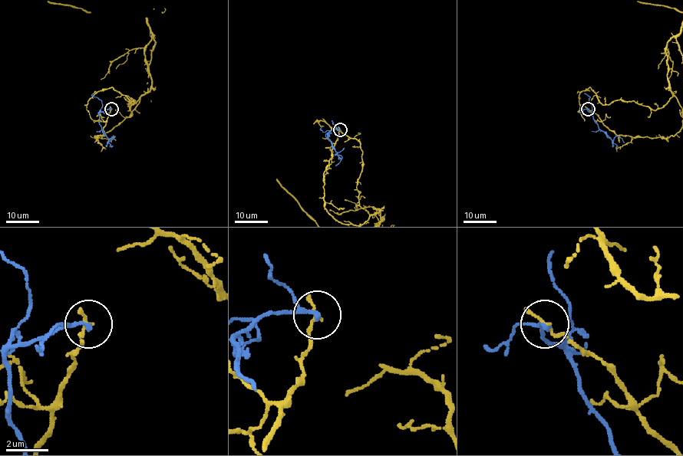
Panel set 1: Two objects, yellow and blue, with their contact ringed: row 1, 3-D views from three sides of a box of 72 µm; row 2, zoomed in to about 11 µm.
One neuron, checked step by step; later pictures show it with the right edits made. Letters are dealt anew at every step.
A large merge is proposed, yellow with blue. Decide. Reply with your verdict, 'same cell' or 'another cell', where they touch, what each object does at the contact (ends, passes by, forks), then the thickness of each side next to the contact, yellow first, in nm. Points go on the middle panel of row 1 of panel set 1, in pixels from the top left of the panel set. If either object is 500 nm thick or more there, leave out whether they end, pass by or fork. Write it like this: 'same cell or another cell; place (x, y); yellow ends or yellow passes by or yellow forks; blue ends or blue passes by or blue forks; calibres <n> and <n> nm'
another cell; place (340, 129); yellow passes by; blue passes by; calibres 110 and 170 nm

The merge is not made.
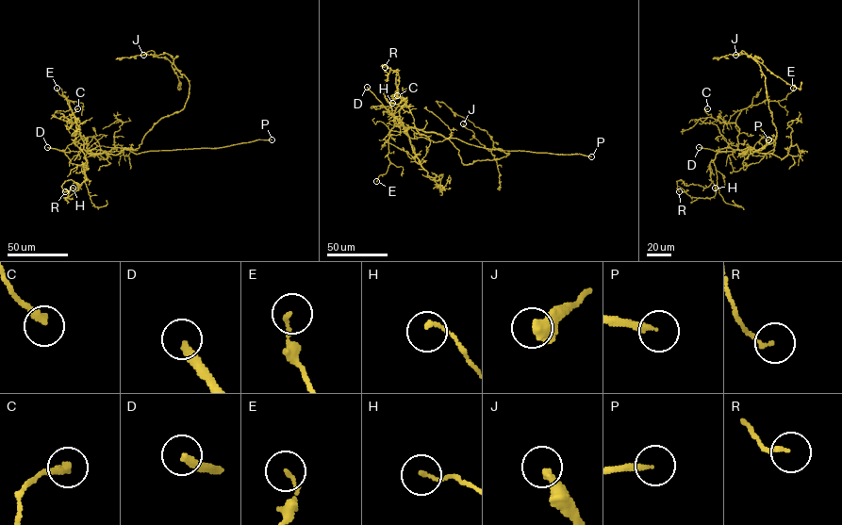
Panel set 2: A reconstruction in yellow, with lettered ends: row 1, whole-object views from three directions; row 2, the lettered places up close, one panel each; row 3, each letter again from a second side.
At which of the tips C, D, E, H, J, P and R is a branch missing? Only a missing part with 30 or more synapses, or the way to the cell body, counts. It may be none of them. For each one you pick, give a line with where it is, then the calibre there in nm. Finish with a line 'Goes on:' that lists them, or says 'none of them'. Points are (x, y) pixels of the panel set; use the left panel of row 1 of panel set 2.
D: Place: (47, 147). Thickness 280 nm
P: Place: (272, 139). Thickness 220 nm
Goes on: D, P

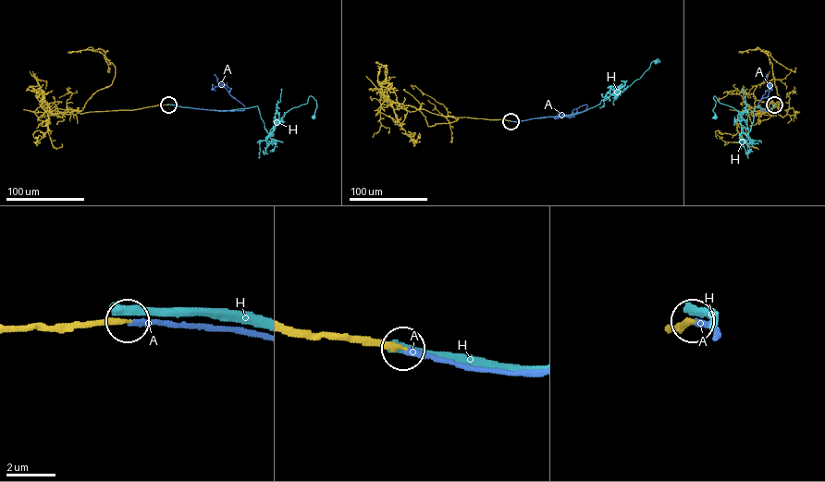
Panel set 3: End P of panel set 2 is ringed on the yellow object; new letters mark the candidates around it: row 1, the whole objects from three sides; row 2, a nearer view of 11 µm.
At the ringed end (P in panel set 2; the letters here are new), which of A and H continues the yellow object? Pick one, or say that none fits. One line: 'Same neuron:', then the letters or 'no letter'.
Same neuron: no letter

